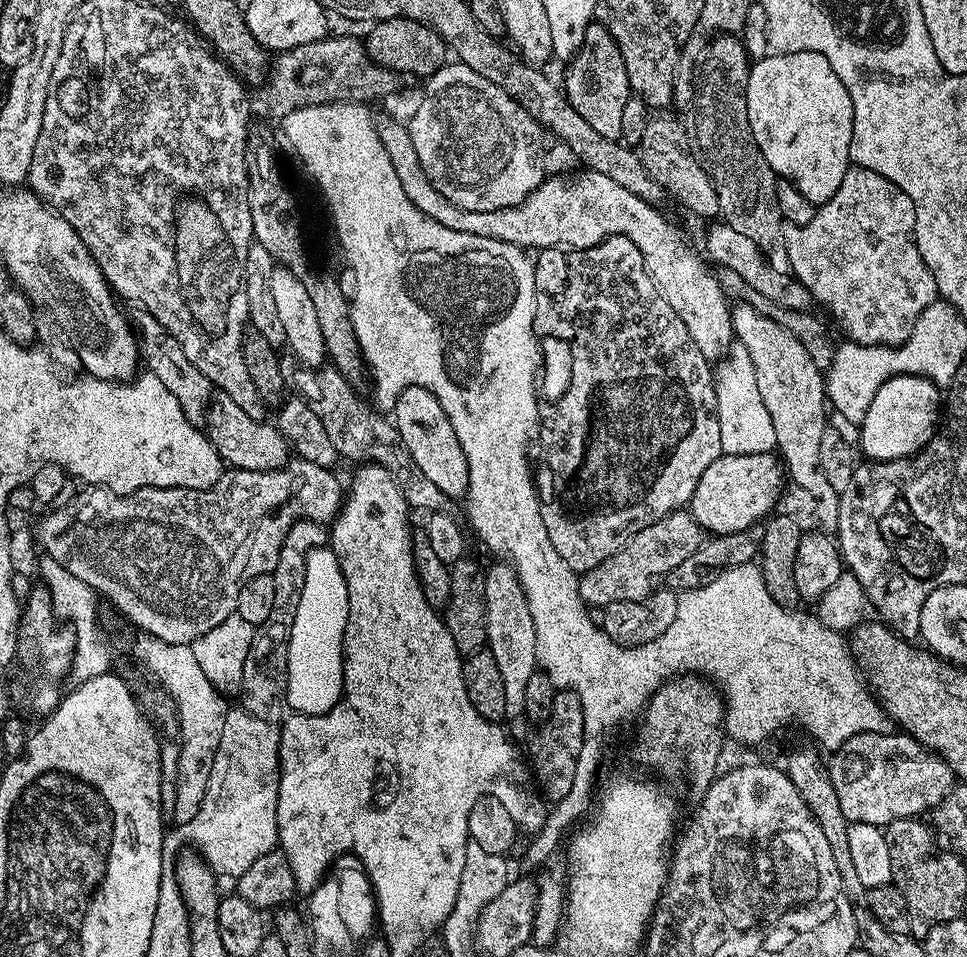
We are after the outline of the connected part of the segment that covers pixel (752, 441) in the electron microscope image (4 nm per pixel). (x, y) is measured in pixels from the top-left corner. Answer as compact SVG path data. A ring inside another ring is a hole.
M739 342L733 343L729 348L728 355L715 369L714 379L721 453L734 456L772 452L776 446L774 422L770 422L770 413L762 403L762 394L758 391L758 378L754 376L754 362L750 362L750 354L746 354Z

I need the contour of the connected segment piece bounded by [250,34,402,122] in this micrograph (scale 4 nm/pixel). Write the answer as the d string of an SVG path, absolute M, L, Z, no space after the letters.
M329 34L322 40L279 53L266 79L251 93L250 108L255 115L257 112L260 116L273 116L280 122L286 114L306 106L380 100L400 83L400 73L372 61L361 37L359 40L356 36Z

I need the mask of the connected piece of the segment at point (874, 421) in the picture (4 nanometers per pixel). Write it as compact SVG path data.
M924 376L892 377L874 394L864 420L858 425L859 451L863 455L865 452L868 455L865 457L872 462L903 462L929 444L936 435L941 420L942 392L935 382Z

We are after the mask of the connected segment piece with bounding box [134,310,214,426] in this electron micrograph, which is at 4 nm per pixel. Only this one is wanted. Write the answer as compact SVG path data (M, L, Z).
M140 310L137 313L136 320L134 316L134 328L138 333L143 367L148 367L145 369L156 376L158 382L162 382L162 386L166 386L166 390L174 394L174 398L178 398L191 424L203 425L208 414L208 405L211 404L214 395L213 384L206 378L206 374L202 374L202 370L198 370L198 366L194 366L194 362L190 362L190 358L186 358L182 346L178 346L174 337L149 312Z

